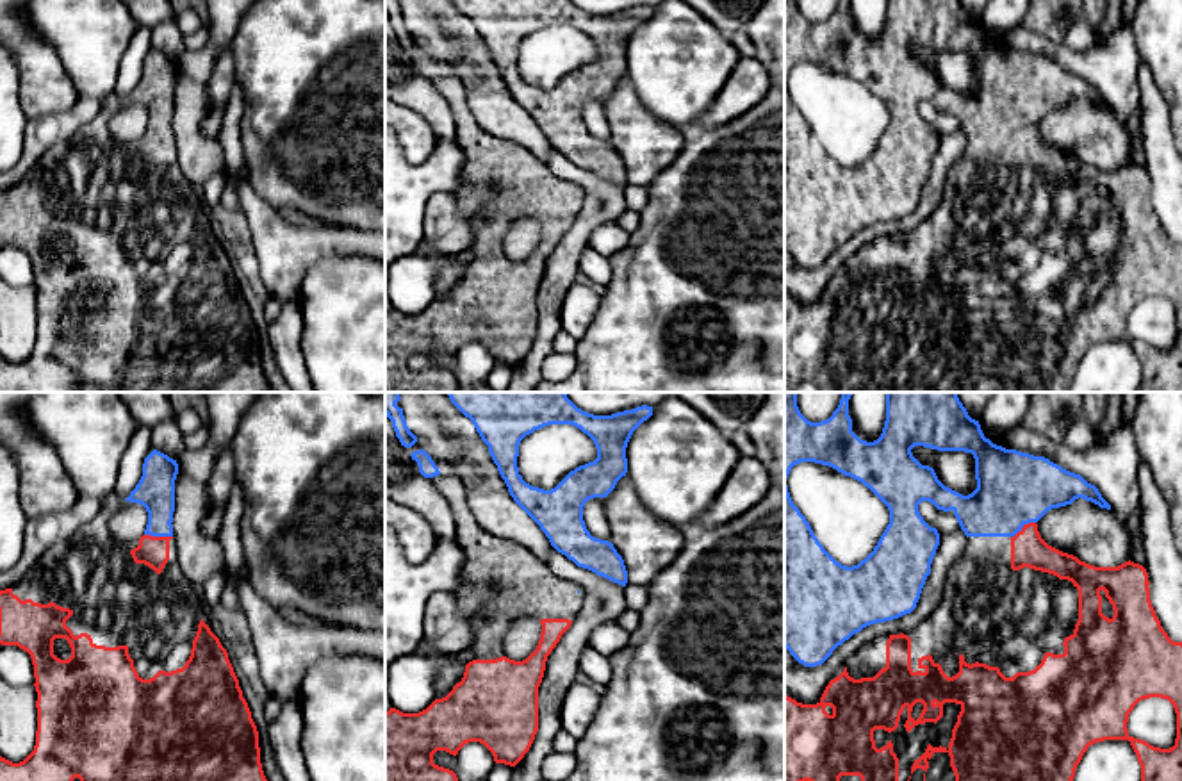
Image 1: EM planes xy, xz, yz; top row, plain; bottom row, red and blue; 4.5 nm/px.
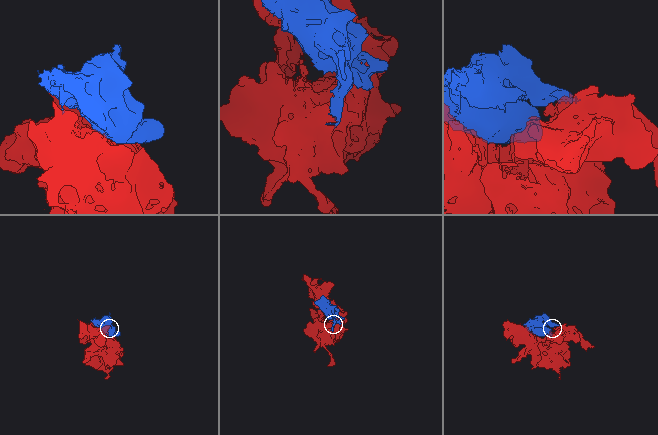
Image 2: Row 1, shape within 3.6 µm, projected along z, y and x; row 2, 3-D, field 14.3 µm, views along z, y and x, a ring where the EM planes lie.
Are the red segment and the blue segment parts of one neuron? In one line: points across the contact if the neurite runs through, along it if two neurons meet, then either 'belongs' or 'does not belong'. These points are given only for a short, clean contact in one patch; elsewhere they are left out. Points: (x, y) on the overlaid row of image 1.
belongs

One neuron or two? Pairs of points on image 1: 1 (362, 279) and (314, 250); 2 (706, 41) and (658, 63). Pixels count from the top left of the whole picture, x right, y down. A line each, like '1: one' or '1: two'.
1: two
2: one

